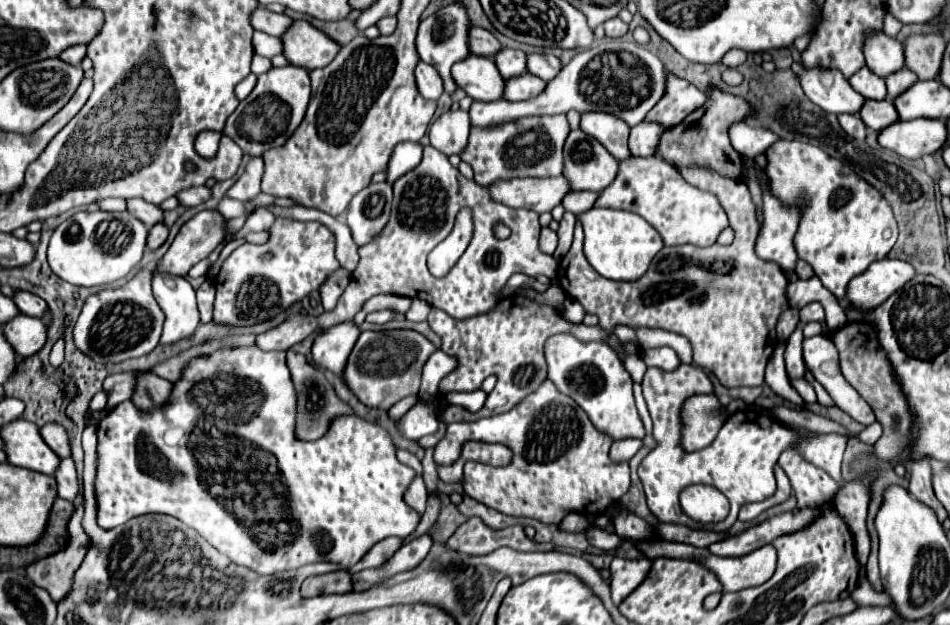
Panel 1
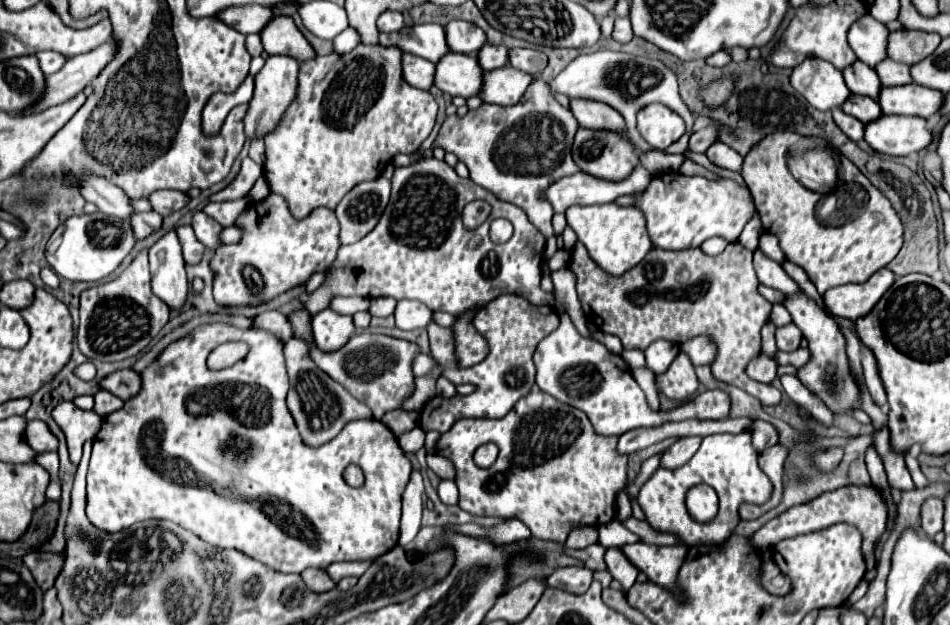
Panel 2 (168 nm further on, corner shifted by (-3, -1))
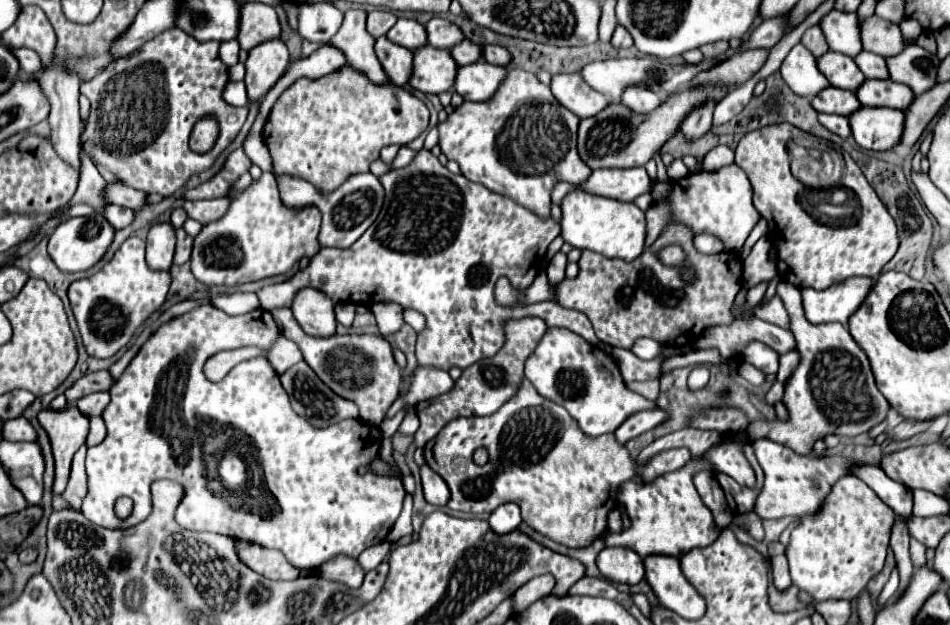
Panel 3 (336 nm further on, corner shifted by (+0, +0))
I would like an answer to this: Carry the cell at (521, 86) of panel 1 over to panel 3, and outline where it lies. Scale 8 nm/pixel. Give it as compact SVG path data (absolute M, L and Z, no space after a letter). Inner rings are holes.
M483 61L459 67L453 83L453 91L459 93L465 101L485 101L491 99L491 93L497 91L503 75L507 73L505 67L489 65Z

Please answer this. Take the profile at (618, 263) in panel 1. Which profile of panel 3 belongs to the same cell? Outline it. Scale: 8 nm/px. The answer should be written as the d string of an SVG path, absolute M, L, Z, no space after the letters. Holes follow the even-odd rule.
M581 189L569 191L561 201L561 237L577 249L589 249L605 257L633 261L645 245L645 213L635 203L623 203Z

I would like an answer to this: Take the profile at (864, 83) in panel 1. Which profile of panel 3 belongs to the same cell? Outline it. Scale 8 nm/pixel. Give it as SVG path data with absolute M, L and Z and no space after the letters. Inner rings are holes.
M827 51L823 57L817 57L817 69L827 77L827 81L839 89L855 91L865 81L865 75L859 71L855 61L847 55Z

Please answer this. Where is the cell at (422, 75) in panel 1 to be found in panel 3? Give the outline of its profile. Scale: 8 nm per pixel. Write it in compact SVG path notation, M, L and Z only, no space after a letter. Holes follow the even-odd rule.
M379 37L375 41L375 55L393 85L407 85L407 75L411 75L411 51L391 43L387 37Z

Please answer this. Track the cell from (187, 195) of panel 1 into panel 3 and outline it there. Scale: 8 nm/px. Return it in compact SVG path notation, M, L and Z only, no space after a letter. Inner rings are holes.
M117 181L117 183L107 183L105 185L105 201L137 211L145 205L145 193L135 191L135 189Z

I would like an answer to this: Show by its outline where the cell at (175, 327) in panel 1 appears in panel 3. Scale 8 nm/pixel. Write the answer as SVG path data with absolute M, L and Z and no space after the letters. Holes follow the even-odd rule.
M155 223L147 233L147 263L155 271L169 271L175 251L175 229L171 223Z

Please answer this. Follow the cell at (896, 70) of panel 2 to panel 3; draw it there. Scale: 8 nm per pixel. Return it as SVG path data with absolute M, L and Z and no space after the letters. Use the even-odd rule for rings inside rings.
M861 51L855 59L857 67L863 71L863 75L867 79L885 79L887 77L887 69L885 69L885 59L867 51Z

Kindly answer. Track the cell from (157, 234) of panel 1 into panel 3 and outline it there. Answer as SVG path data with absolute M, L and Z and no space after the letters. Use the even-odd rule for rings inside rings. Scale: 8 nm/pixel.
M107 205L105 207L105 219L111 223L113 229L123 229L133 221L133 211L119 205Z

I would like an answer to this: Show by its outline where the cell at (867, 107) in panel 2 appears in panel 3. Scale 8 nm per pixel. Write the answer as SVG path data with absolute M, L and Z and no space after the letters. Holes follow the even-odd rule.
M827 87L811 99L811 107L815 107L817 113L839 113L839 115L847 117L853 111L857 111L861 107L861 103L855 99L853 91Z

